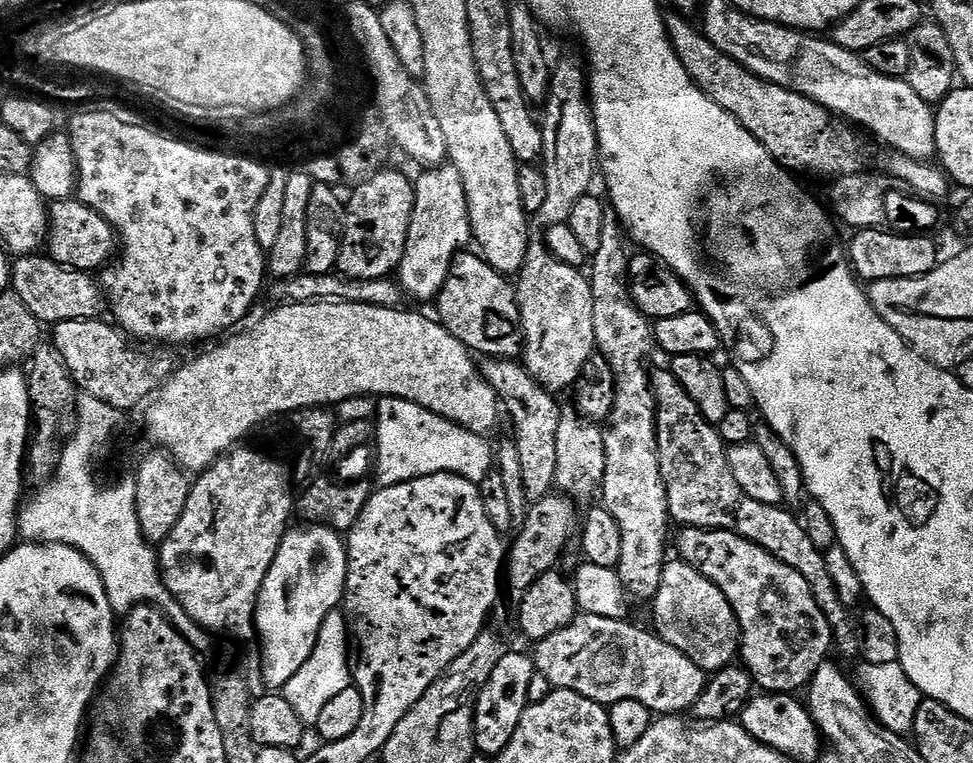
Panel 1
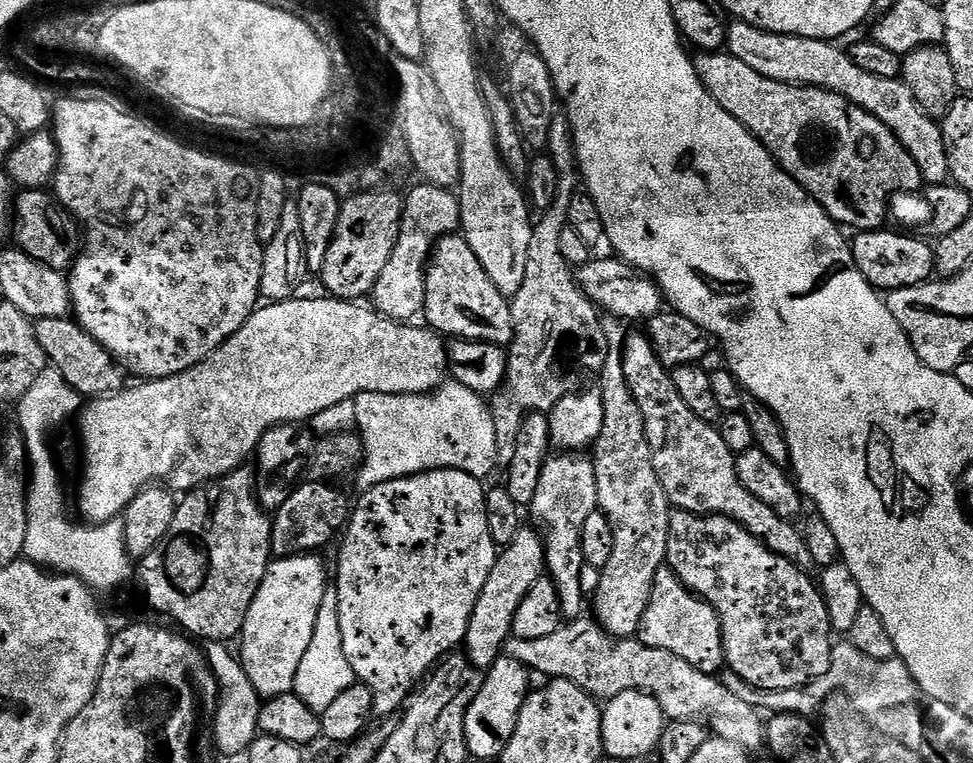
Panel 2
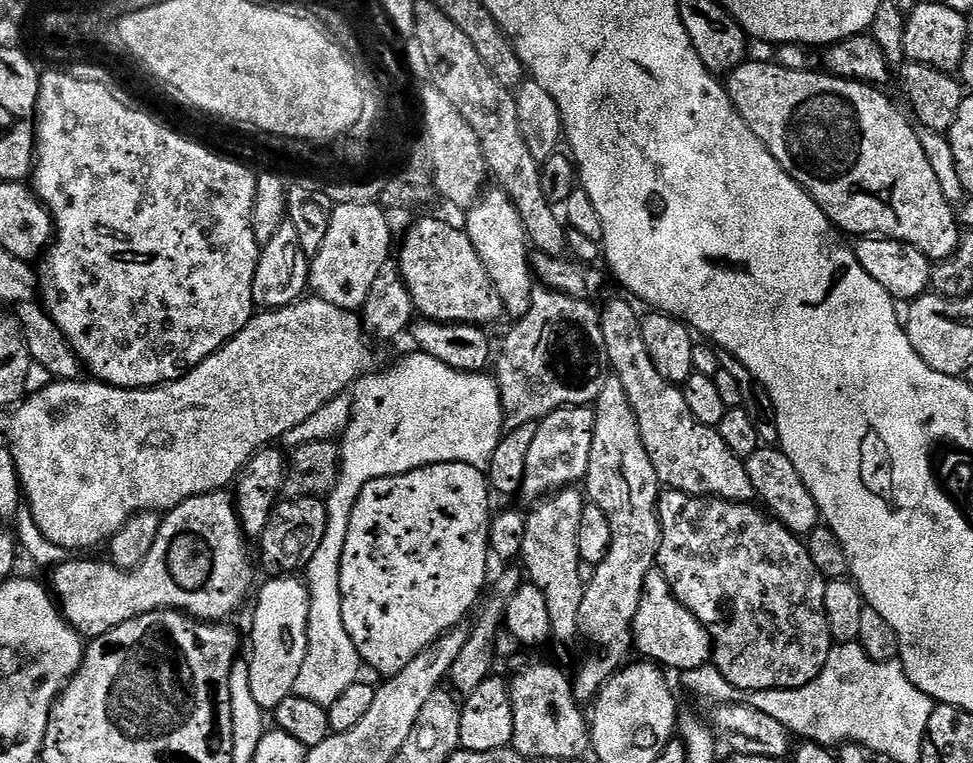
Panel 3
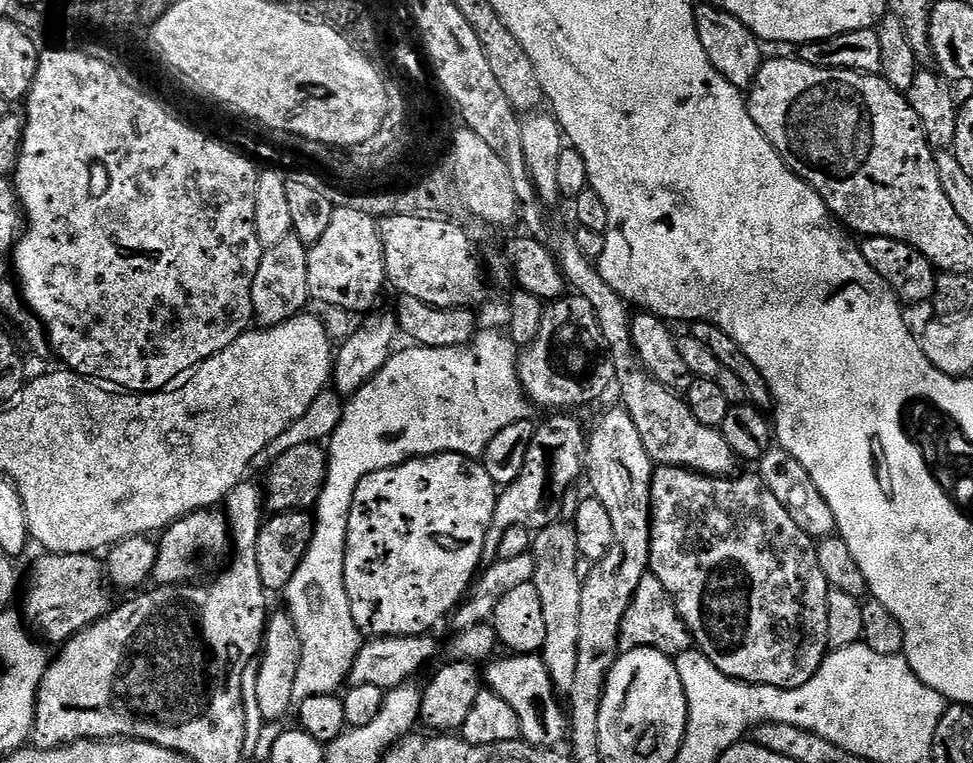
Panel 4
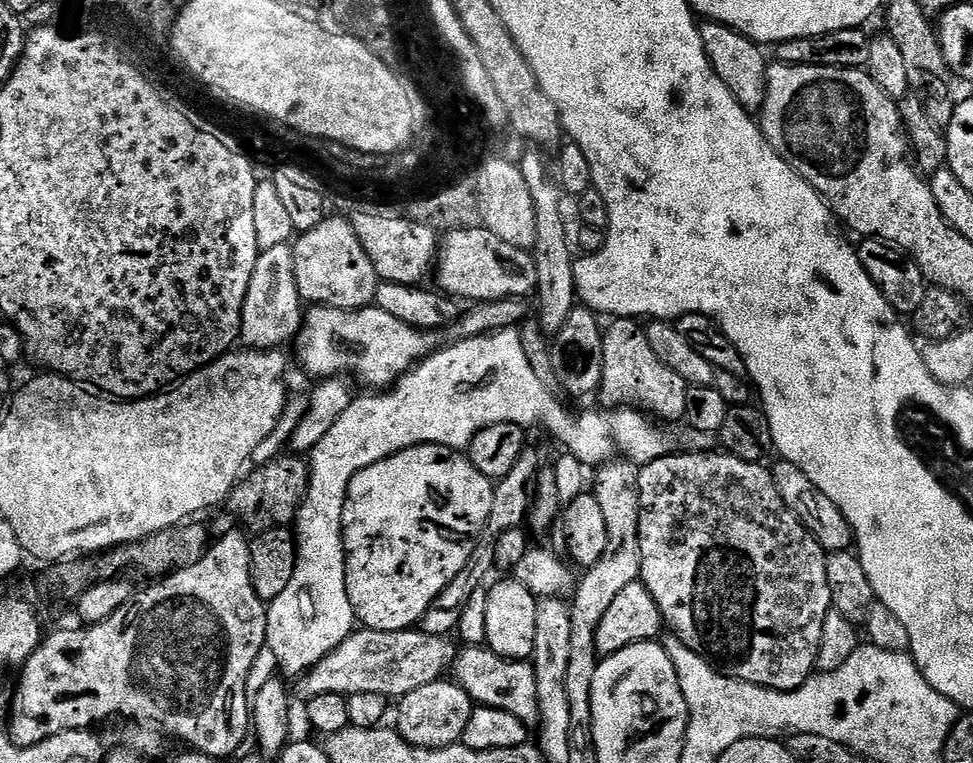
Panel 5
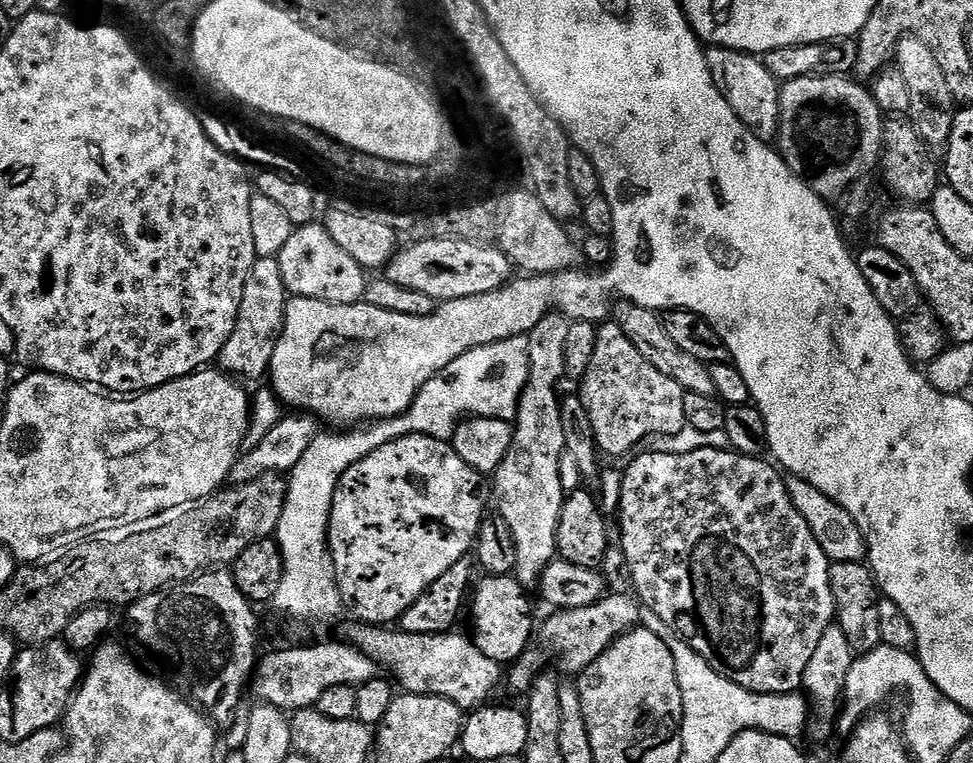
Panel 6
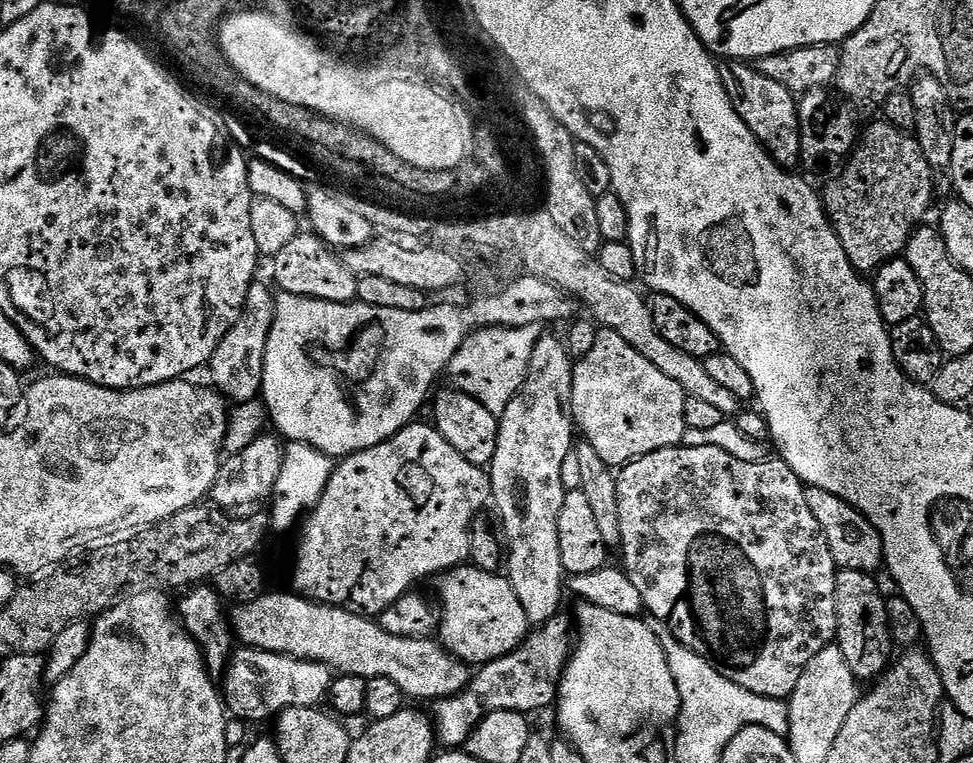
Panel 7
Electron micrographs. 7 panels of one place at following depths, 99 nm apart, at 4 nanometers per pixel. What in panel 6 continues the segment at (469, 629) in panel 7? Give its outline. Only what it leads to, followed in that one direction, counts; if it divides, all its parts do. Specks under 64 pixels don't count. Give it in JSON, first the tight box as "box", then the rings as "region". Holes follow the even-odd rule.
{"box":[470,575,534,666],"region":[[[489,575],[481,582],[480,589],[478,589],[478,584],[470,600],[472,628],[476,631],[476,634],[474,633],[475,644],[478,650],[486,654],[486,657],[492,658],[501,666],[511,665],[534,640],[532,604],[528,601],[523,587],[525,588],[525,585],[511,575]]]}

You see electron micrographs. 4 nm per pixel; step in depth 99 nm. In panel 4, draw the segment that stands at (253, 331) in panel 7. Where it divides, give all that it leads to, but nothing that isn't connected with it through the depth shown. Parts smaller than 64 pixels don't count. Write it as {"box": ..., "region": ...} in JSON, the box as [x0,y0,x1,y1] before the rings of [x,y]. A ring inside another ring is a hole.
{"box":[251,234,309,329],"region":[[[290,234],[282,242],[278,242],[272,248],[265,251],[258,266],[258,274],[254,274],[254,286],[252,287],[251,315],[256,318],[261,329],[273,328],[282,322],[286,322],[292,316],[305,311],[304,303],[309,303],[308,279],[308,248],[299,240],[295,234]]]}

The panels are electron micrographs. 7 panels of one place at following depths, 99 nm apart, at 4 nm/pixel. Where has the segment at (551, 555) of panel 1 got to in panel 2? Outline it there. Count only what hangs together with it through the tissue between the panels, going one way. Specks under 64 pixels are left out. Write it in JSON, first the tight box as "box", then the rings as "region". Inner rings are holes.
{"box":[462,527,545,670],"region":[[[535,527],[520,528],[514,542],[499,549],[494,570],[490,570],[490,578],[486,578],[486,586],[482,586],[478,602],[474,602],[474,614],[470,614],[470,626],[462,645],[473,666],[481,670],[494,666],[496,659],[503,653],[504,643],[512,636],[514,614],[518,614],[522,598],[530,594],[530,586],[534,586],[534,582],[545,579],[545,576],[544,537]]]}

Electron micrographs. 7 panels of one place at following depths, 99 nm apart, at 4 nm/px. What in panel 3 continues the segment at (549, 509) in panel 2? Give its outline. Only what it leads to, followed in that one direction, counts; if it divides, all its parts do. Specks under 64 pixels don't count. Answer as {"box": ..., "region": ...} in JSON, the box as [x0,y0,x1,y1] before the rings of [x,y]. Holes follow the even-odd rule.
{"box":[520,486,585,644],"region":[[[576,486],[562,488],[550,496],[545,496],[533,507],[536,508],[533,512],[527,513],[526,542],[522,542],[520,551],[521,557],[528,556],[528,561],[522,564],[527,579],[534,586],[538,586],[538,590],[542,590],[546,607],[550,609],[552,640],[560,644],[574,643],[578,640],[580,631],[578,610],[582,606],[584,583],[578,574],[581,560],[578,554],[578,526],[582,526],[585,503],[585,493]]]}

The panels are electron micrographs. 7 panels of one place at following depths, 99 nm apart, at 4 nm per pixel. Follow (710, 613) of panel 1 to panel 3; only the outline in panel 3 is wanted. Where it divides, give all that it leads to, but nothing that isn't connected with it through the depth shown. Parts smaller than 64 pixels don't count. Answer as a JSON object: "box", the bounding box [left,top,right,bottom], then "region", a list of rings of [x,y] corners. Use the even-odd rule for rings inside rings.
{"box":[632,566,712,670],"region":[[[656,566],[644,583],[644,597],[632,623],[632,638],[635,651],[660,666],[669,664],[672,668],[691,670],[712,660],[712,639],[704,623],[672,593],[667,576]]]}

